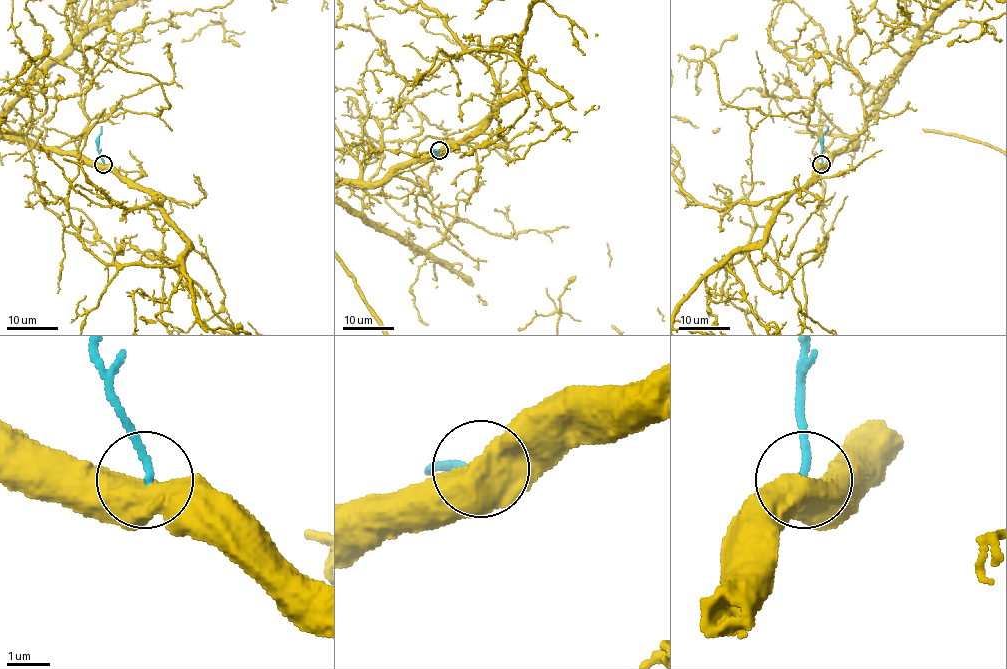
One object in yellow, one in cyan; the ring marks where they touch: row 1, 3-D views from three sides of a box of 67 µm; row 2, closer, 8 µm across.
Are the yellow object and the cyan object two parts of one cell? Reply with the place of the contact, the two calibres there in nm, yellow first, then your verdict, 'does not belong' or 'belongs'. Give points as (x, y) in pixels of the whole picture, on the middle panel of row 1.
at (439, 150); 650 nm thick on the yellow side, 150 nm on the other; does not belong

